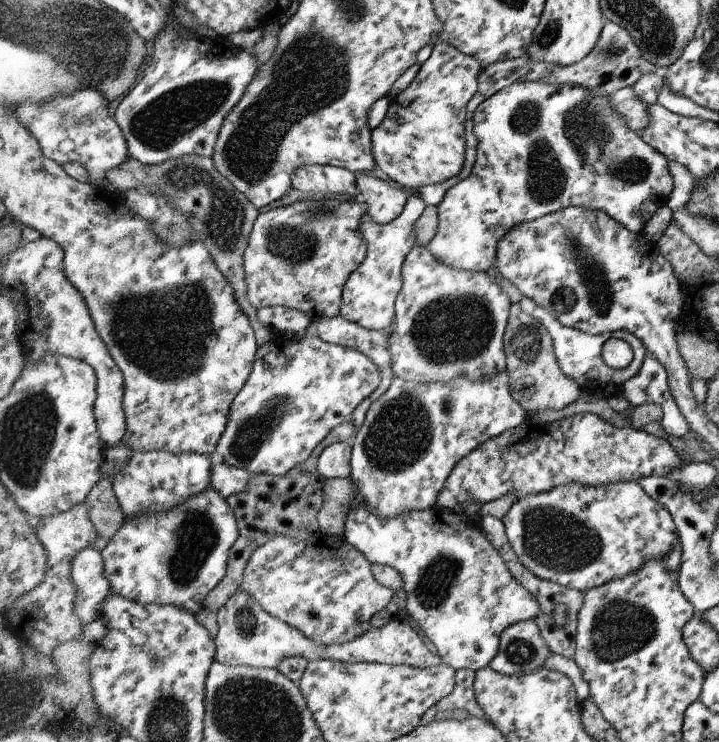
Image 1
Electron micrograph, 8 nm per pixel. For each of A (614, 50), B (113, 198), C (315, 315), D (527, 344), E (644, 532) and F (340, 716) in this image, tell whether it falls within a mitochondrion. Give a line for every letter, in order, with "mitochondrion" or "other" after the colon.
A: mitochondrion
B: other
C: other
D: mitochondrion
E: other
F: other

